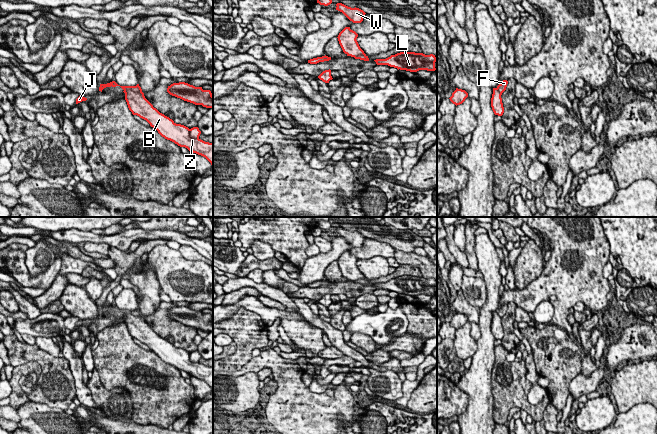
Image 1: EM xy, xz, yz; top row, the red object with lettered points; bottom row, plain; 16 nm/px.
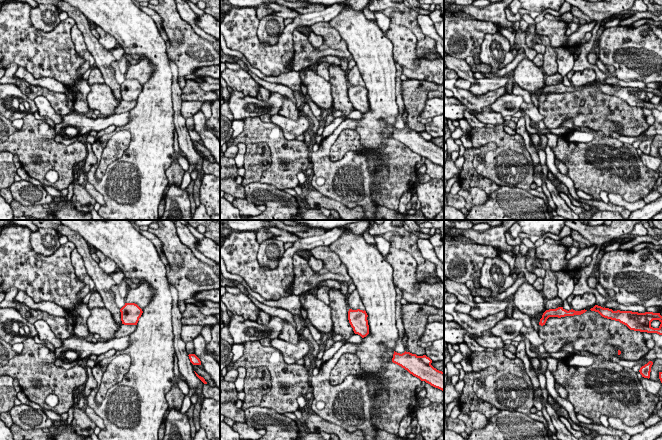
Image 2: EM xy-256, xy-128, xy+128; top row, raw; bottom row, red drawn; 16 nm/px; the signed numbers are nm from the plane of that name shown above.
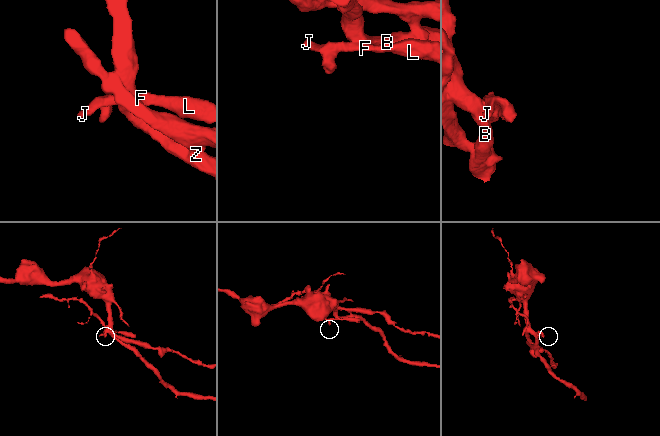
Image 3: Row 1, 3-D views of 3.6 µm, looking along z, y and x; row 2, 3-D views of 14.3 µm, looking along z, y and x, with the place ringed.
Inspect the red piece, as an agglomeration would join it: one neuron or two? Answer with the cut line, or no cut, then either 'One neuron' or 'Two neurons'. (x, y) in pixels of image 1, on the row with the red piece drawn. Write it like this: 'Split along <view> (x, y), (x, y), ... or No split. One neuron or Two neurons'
Split along xy (124, 89), (141, 92). Two neurons

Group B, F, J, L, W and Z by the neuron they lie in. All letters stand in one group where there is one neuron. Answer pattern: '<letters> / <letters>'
B W Z / F J L

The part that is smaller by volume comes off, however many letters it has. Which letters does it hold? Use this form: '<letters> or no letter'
F, J, L

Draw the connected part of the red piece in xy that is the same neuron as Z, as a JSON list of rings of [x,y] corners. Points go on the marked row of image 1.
[[[125,89],[125,100],[133,115],[146,120],[151,127],[167,140],[170,140],[180,147],[205,157],[213,169],[213,142],[205,142],[199,138],[201,131],[198,127],[188,127],[176,124],[172,119],[160,113],[145,98],[143,92],[136,92]]]

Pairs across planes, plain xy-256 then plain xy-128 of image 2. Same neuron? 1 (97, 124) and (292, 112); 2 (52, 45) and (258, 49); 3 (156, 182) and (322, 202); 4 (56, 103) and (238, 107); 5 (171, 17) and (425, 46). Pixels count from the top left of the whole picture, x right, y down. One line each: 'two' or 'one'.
1: two
2: one
3: two
4: two
5: one

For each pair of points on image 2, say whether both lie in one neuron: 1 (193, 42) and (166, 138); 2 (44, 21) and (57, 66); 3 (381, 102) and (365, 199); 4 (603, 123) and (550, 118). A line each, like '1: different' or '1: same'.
1: different
2: different
3: same
4: same

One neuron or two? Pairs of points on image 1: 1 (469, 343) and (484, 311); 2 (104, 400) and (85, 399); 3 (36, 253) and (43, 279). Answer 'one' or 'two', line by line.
1: two
2: two
3: two

